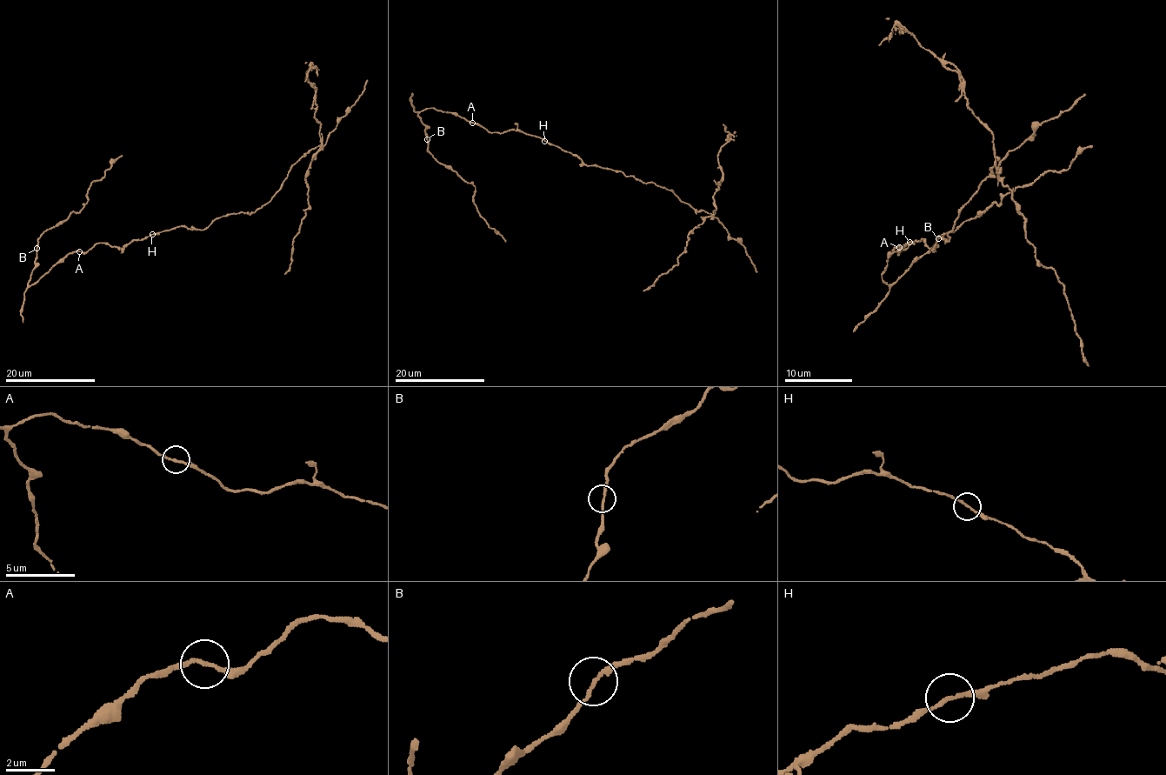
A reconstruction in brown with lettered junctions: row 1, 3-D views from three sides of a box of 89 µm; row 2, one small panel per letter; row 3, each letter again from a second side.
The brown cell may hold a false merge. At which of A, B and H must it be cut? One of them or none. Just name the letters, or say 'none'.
H

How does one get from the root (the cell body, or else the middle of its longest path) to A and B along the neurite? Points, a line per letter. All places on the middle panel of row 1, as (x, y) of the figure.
A: (554, 144), (519, 130), (491, 132), (472, 123)
B: (554, 144), (519, 130), (491, 132), (457, 115), (432, 108), (422, 110), (418, 114), (425, 126), (427, 139)

